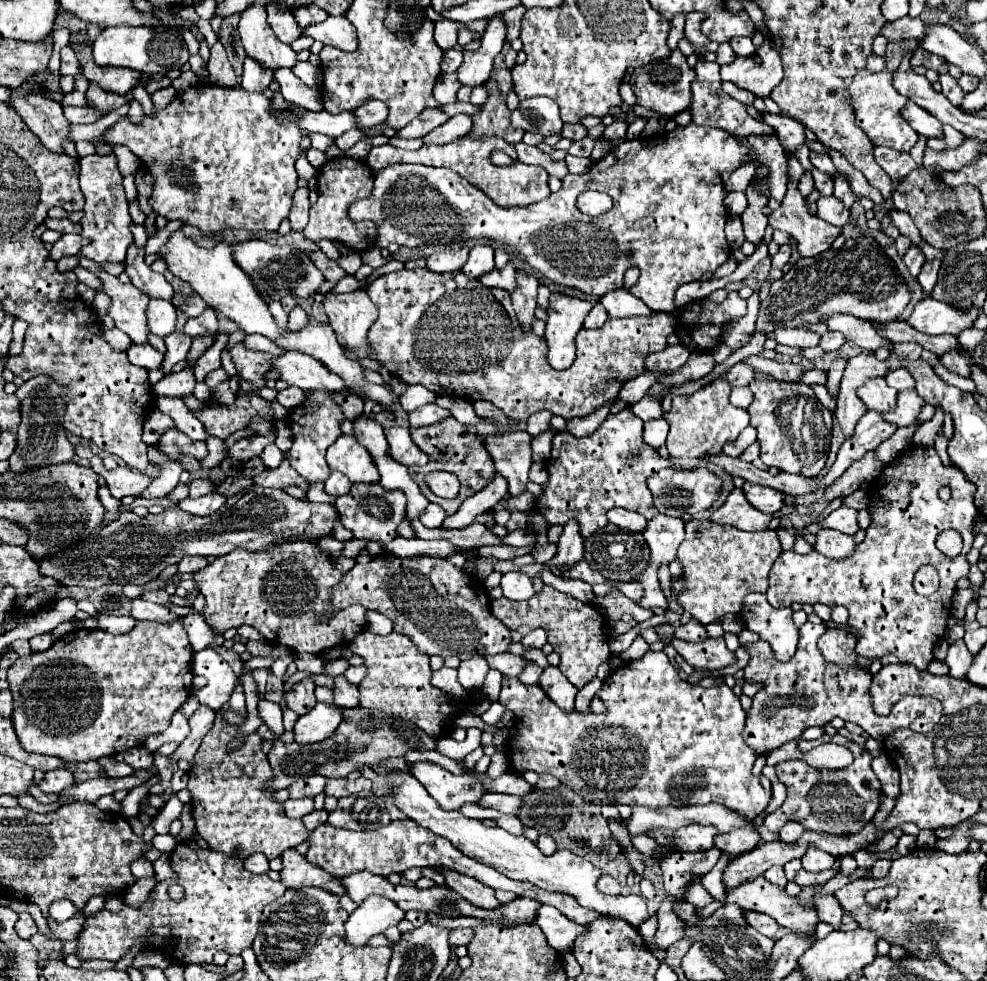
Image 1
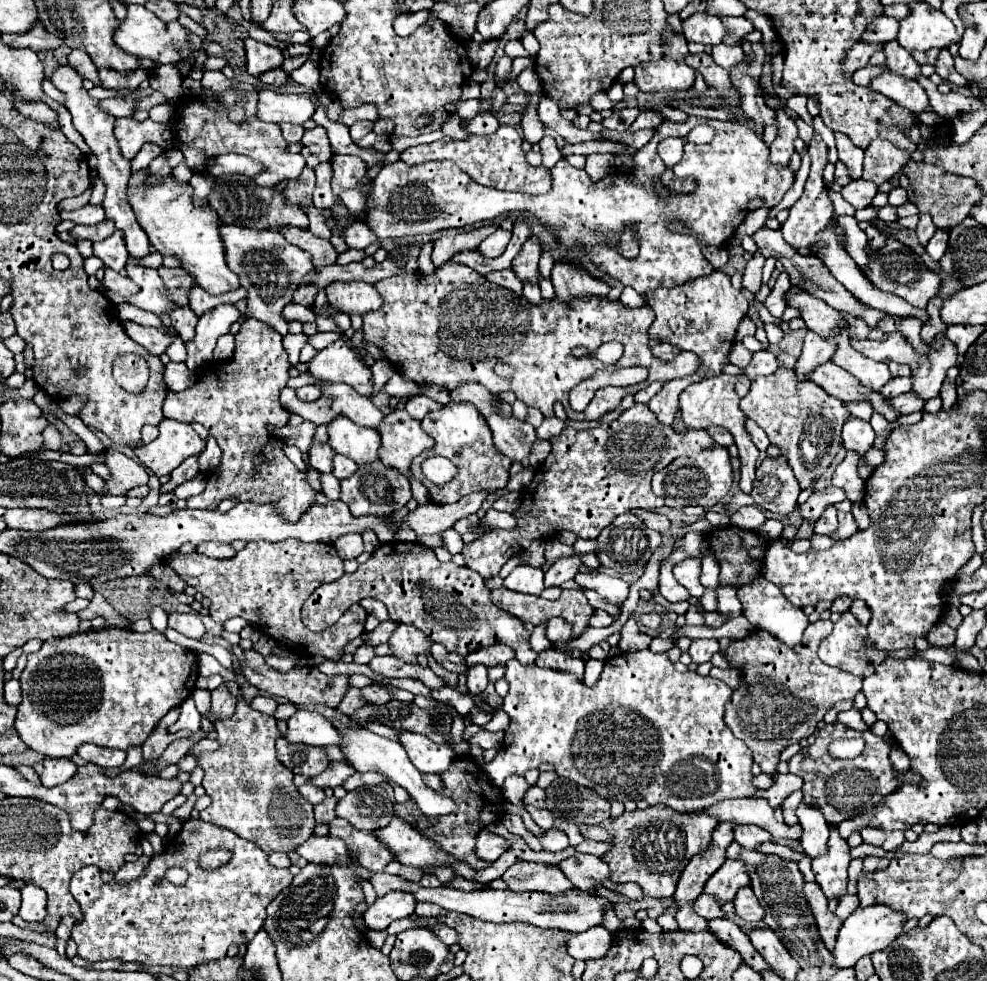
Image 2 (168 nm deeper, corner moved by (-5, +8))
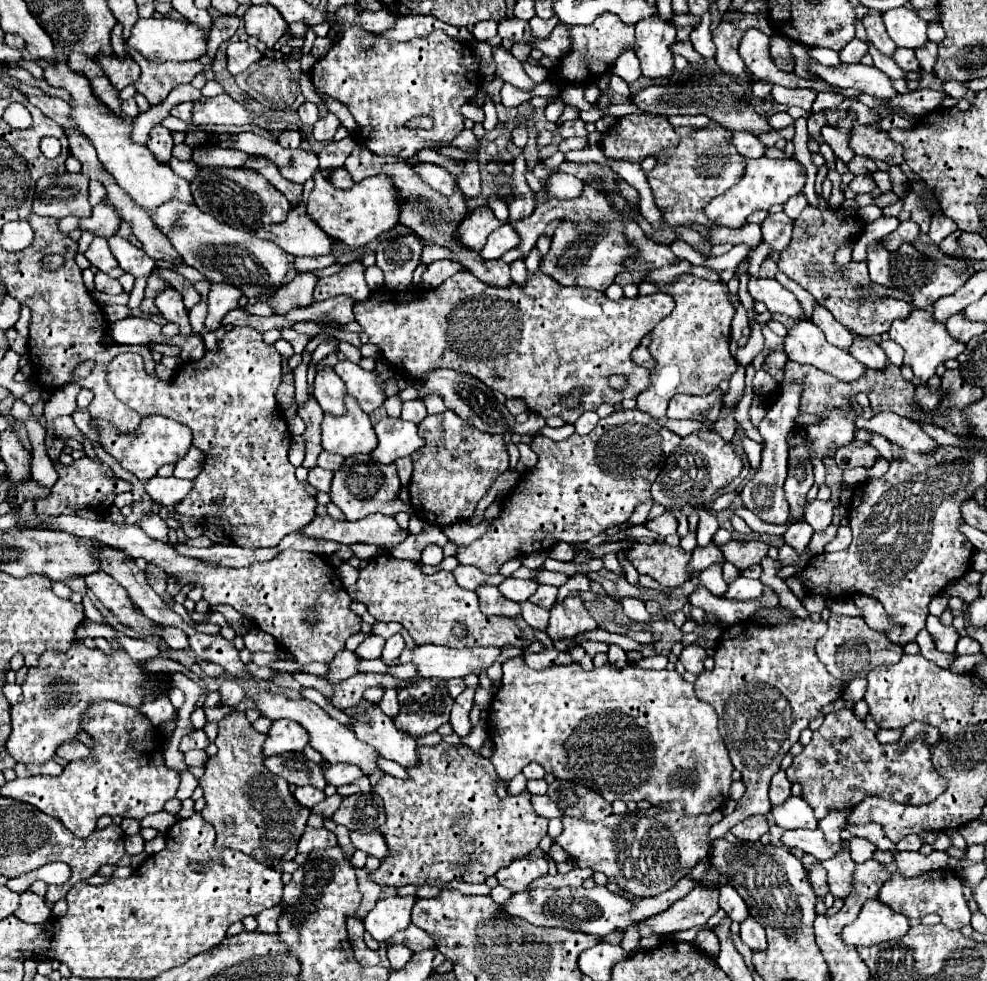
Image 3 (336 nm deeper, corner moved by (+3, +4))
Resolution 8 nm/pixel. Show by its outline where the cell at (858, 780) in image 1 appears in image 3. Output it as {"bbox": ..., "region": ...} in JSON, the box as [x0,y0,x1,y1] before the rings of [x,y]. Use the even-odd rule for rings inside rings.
{"bbox":[785,709,947,819],"region":[[[841,709],[825,715],[823,725],[813,731],[811,743],[803,747],[785,773],[791,783],[801,785],[801,797],[813,807],[817,819],[823,819],[831,811],[849,815],[855,805],[871,795],[897,803],[921,805],[945,791],[947,781],[937,775],[931,765],[929,747],[919,737],[909,743],[903,753],[897,753],[895,747],[895,743],[881,745],[875,733],[871,733],[851,709]]]}

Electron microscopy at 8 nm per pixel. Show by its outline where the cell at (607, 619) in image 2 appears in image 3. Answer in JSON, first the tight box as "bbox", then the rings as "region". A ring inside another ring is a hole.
{"bbox":[545,593,597,641],"region":[[[569,593],[563,603],[555,605],[551,609],[549,627],[545,633],[549,635],[549,639],[559,641],[559,639],[571,639],[571,637],[591,631],[591,629],[597,629],[597,621],[583,607],[581,599],[575,597],[573,593]]]}

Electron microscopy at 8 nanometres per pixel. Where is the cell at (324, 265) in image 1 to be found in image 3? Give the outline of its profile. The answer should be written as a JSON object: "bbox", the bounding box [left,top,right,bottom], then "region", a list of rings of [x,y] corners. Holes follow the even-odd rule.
{"bbox":[255,177,331,257],"region":[[[311,177],[303,185],[301,205],[293,207],[289,217],[283,223],[261,227],[255,235],[261,239],[275,241],[283,251],[293,257],[319,257],[331,255],[331,239],[309,219],[306,212],[308,197],[313,190],[314,179]]]}

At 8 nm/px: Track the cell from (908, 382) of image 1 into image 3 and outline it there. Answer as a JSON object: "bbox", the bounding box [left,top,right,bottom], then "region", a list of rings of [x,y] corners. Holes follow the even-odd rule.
{"bbox":[849,339,889,371],"region":[[[855,339],[849,353],[863,365],[867,365],[869,369],[877,369],[883,371],[889,365],[889,359],[885,355],[885,351],[873,343],[871,339]]]}

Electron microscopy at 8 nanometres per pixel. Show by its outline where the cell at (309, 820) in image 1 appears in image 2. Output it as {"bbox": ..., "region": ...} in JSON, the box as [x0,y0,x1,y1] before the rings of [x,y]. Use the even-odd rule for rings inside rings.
{"bbox":[315,797,337,823],"region":[[[329,797],[323,803],[319,803],[315,807],[315,819],[317,819],[317,823],[329,823],[335,817],[335,805],[337,805],[335,797]]]}

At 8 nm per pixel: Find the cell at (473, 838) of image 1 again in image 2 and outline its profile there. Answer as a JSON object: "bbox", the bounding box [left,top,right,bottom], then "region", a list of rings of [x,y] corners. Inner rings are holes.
{"bbox":[339,727,457,817],"region":[[[345,727],[345,729],[339,729],[339,735],[341,735],[341,745],[339,749],[343,751],[343,755],[347,757],[347,761],[357,769],[357,771],[377,771],[381,773],[383,777],[391,779],[393,783],[401,785],[409,795],[411,799],[415,799],[417,807],[427,815],[427,817],[441,817],[441,815],[447,815],[451,811],[457,811],[455,803],[449,799],[449,797],[443,797],[439,793],[435,793],[433,789],[429,789],[423,779],[421,779],[421,773],[413,767],[413,763],[409,761],[409,757],[405,755],[405,749],[401,747],[401,743],[393,741],[393,739],[385,739],[385,737],[379,737],[367,729],[355,729],[355,727]]]}

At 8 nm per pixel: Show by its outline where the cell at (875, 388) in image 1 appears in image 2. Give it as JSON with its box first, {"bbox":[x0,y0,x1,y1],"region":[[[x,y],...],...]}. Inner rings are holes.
{"bbox":[827,331,891,391],"region":[[[841,331],[835,337],[827,337],[827,341],[829,343],[837,341],[837,351],[831,357],[831,361],[835,365],[843,367],[845,371],[849,371],[851,375],[855,375],[865,387],[869,387],[873,391],[879,391],[891,379],[891,371],[889,371],[889,367],[885,363],[873,361],[873,359],[861,355],[859,351],[855,351],[849,345],[847,331]]]}

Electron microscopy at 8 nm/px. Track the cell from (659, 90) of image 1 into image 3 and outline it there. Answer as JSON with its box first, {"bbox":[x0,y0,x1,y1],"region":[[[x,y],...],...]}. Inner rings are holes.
{"bbox":[635,17,675,79],"region":[[[659,17],[641,19],[635,25],[637,37],[637,57],[641,61],[643,77],[663,79],[673,75],[673,53],[671,45],[675,41],[675,27]]]}

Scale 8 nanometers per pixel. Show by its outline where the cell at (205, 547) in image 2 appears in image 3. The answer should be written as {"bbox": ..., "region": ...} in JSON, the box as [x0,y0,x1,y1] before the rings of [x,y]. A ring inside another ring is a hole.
{"bbox":[177,545,279,567],"region":[[[177,545],[177,551],[181,555],[189,555],[189,557],[197,557],[203,559],[207,563],[213,565],[221,565],[221,567],[245,567],[251,565],[253,561],[267,561],[273,559],[279,551],[275,549],[243,549],[237,545],[209,545],[209,547],[189,547],[189,545]]]}

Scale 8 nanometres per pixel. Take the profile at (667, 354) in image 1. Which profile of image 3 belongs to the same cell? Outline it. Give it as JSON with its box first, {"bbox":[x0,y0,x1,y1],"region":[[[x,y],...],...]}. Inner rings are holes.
{"bbox":[631,347,655,369],"region":[[[637,347],[633,353],[631,353],[631,359],[637,363],[637,365],[643,365],[647,369],[653,369],[655,367],[655,359],[649,355],[647,347]]]}

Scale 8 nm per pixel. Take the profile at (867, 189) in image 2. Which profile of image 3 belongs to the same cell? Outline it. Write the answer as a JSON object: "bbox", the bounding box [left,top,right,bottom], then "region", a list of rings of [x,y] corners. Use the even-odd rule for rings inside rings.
{"bbox":[849,177,875,195],"region":[[[855,177],[851,183],[849,183],[849,189],[855,193],[855,195],[863,195],[863,193],[871,193],[875,189],[875,181],[871,177]]]}

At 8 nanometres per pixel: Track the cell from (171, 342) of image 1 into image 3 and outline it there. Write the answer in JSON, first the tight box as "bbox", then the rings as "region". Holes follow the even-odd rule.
{"bbox":[155,287,193,337],"region":[[[169,287],[165,289],[163,293],[157,295],[155,299],[155,305],[159,309],[159,313],[169,321],[169,323],[175,323],[179,327],[179,335],[181,337],[189,337],[193,333],[191,325],[189,325],[189,317],[187,317],[187,309],[183,305],[183,299],[181,295]]]}

